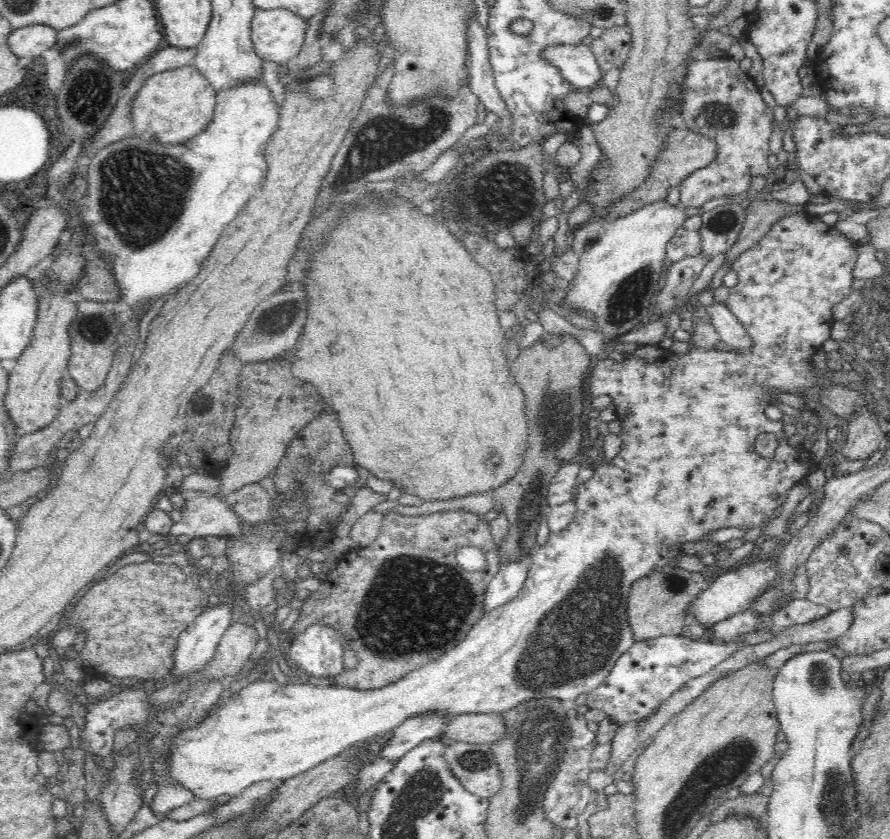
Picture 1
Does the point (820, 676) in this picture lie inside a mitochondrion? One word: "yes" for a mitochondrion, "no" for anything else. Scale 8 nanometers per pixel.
yes

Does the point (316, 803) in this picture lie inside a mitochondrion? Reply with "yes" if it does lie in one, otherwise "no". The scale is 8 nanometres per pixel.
no

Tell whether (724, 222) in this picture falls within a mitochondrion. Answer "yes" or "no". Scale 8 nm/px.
yes

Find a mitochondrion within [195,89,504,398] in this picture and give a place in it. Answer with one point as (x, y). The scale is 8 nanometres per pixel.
(369, 149)

